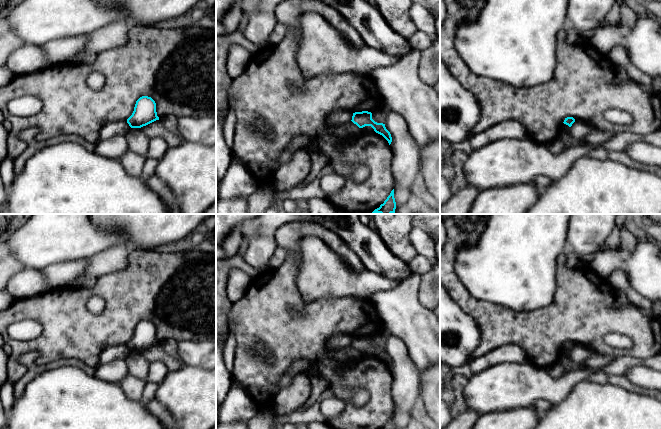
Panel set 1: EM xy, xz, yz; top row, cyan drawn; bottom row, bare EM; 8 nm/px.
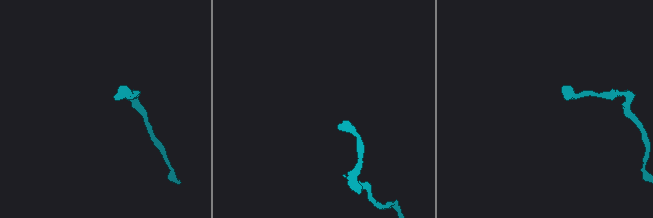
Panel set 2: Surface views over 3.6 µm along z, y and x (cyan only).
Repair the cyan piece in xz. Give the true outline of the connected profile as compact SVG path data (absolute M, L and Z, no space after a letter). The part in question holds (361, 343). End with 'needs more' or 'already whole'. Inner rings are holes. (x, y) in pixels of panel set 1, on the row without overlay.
M368 335L355 336L353 337L352 344L354 348L356 348L359 352L363 352L365 350L371 350L374 355L380 359L382 359L389 367L392 366L392 361L390 356L386 353L385 348L377 347L372 343L372 337Z; already whole

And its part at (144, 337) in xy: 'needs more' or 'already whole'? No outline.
already whole

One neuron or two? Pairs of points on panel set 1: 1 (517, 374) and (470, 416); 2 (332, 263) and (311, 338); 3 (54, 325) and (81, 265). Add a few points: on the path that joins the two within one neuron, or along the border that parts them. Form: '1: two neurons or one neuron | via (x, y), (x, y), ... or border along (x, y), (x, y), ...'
1: two neurons | border along (468, 407), (472, 408), (479, 415)
2: two neurons | border along (347, 297), (320, 297), (306, 304)
3: two neurons | border along (70, 285), (50, 288)

